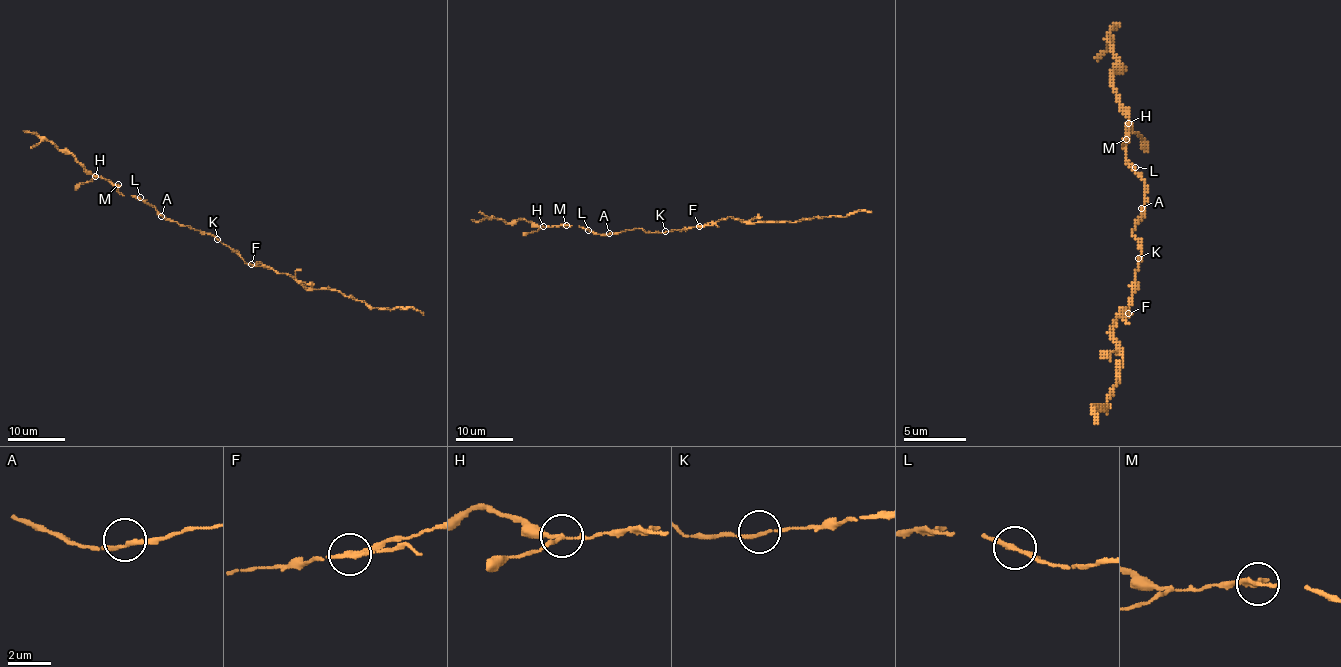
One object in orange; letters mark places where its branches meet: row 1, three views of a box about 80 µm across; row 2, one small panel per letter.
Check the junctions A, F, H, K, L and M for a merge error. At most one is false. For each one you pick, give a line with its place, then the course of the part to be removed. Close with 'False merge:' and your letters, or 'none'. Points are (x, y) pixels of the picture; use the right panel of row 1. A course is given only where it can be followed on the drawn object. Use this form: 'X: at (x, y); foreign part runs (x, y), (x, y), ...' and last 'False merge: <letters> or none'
F: at (1128, 313); foreign part runs (1129, 314), (1123, 311), (1107, 333), (1123, 355), (1107, 408), (1095, 408), (1098, 423)
False merge: F

